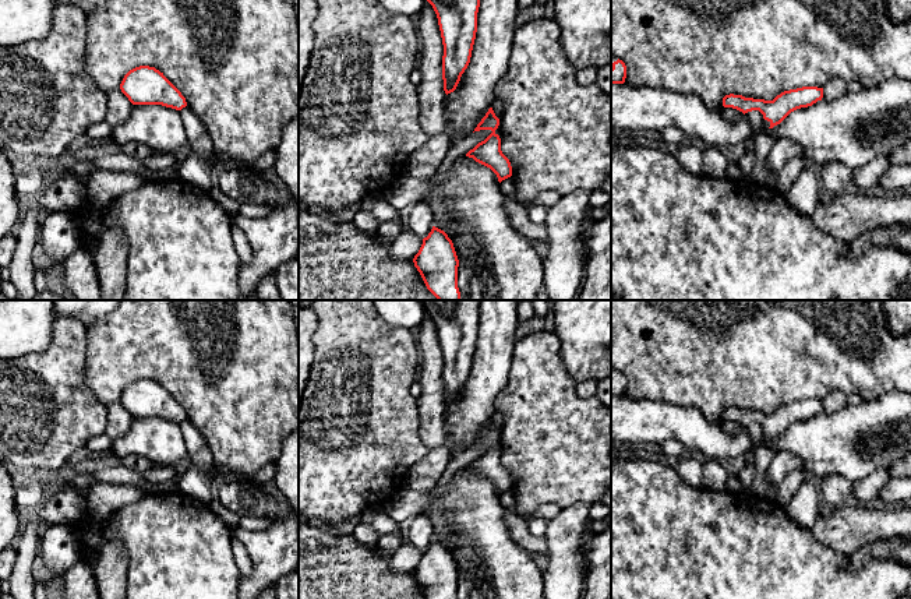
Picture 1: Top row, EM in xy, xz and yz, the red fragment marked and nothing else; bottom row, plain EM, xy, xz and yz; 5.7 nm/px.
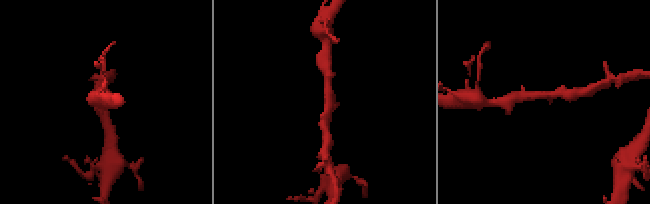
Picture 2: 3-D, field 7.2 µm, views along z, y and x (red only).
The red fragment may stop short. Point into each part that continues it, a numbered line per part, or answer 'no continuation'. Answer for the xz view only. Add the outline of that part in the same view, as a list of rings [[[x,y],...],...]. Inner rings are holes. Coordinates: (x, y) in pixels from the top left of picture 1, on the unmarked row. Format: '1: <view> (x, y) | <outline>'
no continuation

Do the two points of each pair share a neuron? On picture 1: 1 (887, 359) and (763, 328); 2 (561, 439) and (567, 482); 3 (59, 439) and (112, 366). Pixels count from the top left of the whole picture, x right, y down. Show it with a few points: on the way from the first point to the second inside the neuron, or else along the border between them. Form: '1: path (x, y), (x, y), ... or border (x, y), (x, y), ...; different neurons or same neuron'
1: path (857, 362), (805, 328), (794, 328); same neuron
2: path (564, 450), (567, 453), (567, 471); same neuron
3: border (85, 359), (85, 383), (106, 405); different neurons

